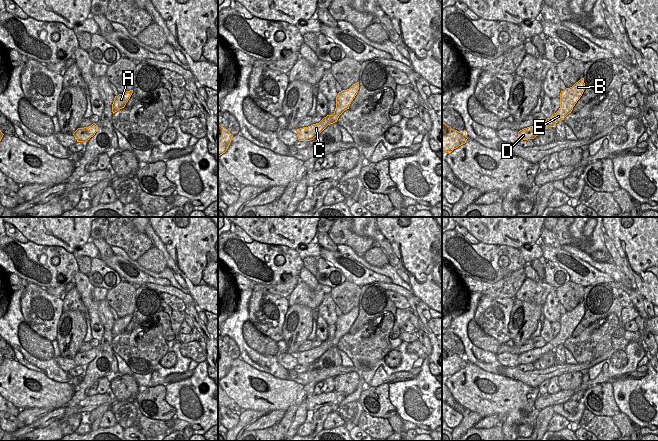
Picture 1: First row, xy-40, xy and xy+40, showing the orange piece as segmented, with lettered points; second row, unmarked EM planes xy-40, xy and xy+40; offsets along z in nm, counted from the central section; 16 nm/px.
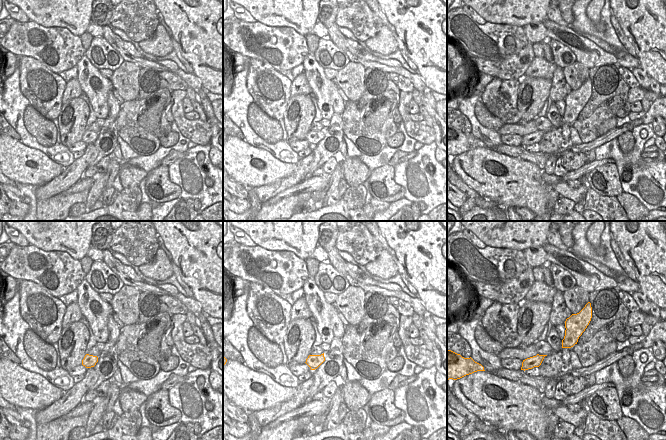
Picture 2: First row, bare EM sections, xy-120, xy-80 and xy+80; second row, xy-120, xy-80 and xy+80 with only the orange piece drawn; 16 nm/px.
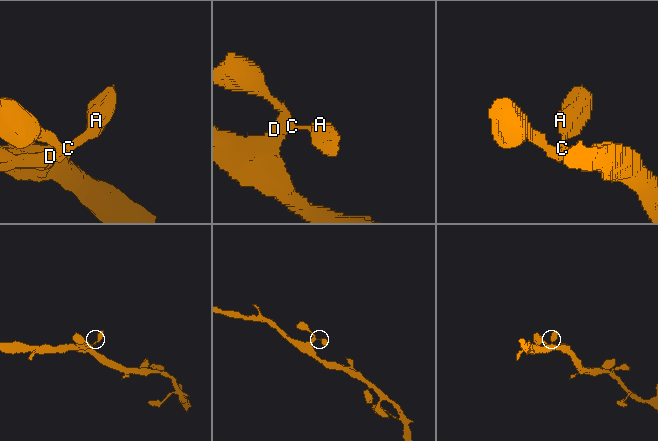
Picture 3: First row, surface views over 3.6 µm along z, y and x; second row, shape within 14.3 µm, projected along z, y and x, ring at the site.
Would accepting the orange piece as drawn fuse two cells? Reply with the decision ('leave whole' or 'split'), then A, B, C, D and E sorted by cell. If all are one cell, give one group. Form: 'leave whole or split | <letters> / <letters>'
leave whole | A B C D E

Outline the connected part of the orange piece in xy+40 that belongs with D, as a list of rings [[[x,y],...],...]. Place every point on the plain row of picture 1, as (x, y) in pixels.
[[[581,302],[572,311],[561,315],[559,334],[550,342],[547,342],[545,346],[541,348],[534,348],[533,350],[520,354],[518,356],[519,365],[534,363],[545,353],[555,350],[558,345],[564,344],[564,342],[572,336],[573,331],[582,320],[584,314],[584,302]]]

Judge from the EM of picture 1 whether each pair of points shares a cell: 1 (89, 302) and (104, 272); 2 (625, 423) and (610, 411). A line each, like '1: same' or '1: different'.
1: different
2: different

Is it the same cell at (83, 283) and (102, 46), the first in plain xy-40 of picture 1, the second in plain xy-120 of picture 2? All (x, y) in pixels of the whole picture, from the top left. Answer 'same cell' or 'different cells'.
different cells

